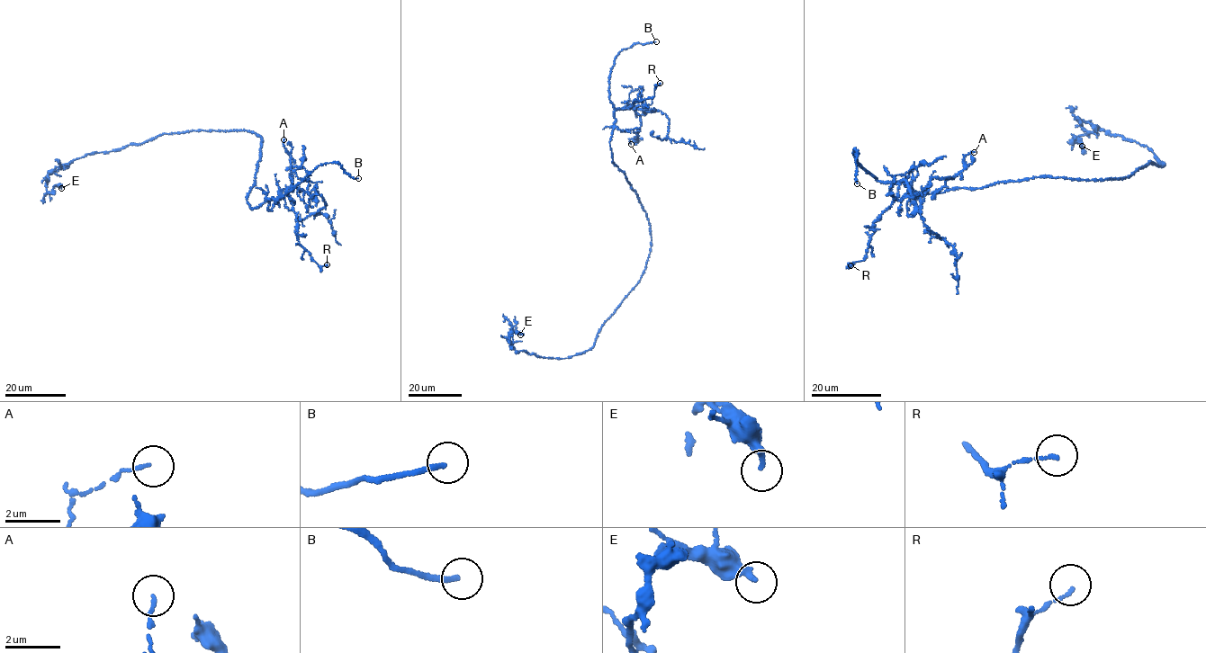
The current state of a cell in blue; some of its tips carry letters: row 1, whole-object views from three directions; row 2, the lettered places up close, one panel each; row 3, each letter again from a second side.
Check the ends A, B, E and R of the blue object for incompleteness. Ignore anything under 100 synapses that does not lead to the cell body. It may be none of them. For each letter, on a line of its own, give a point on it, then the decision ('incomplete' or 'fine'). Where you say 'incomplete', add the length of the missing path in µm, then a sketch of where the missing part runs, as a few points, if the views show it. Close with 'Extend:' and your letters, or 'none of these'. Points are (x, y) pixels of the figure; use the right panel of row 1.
A: at (974, 152); fine
B: at (857, 183); incomplete; about 35 µm are missing; missing branch runs (857, 183), (857, 187), (853, 186), (850, 178), (834, 87)
E: at (1082, 146); fine
R: at (850, 265); fine
Extend: B

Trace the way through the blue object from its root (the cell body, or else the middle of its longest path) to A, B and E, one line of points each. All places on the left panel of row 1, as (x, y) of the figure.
A: (261, 138), (247, 199), (252, 210), (289, 187), (307, 191), (308, 172), (291, 166), (283, 139)
B: (261, 138), (256, 183), (247, 199), (252, 209), (272, 198), (276, 202), (326, 163), (337, 162), (358, 178)
E: (261, 138), (246, 129), (165, 133), (63, 165), (49, 173), (46, 185), (49, 192), (55, 186), (61, 188)

